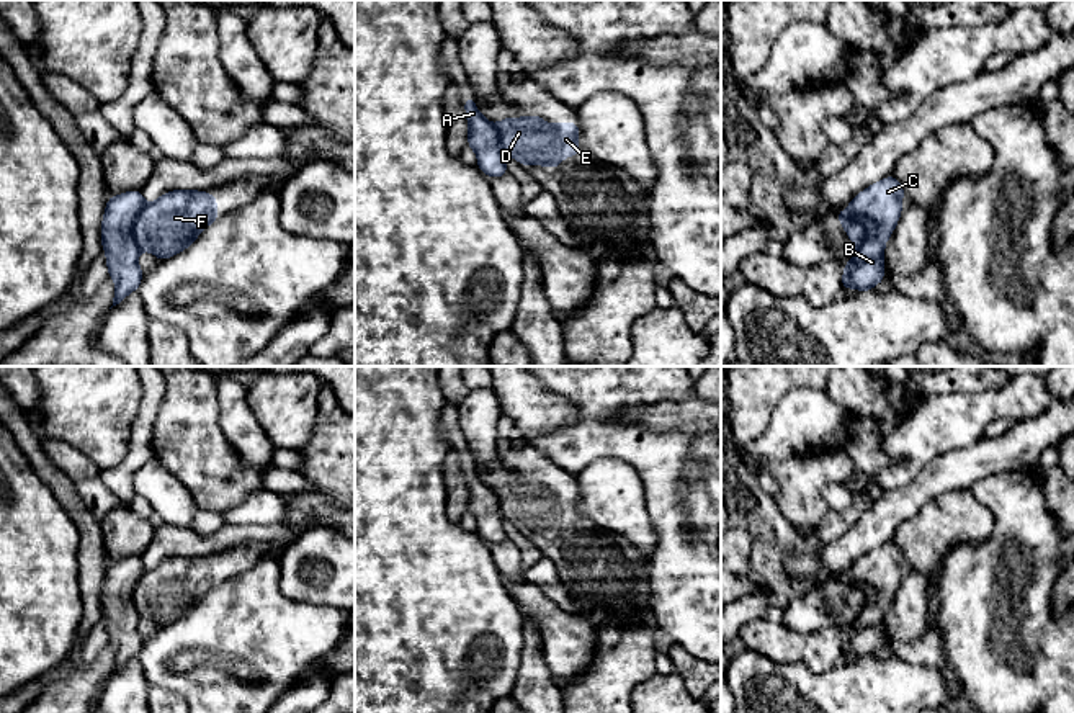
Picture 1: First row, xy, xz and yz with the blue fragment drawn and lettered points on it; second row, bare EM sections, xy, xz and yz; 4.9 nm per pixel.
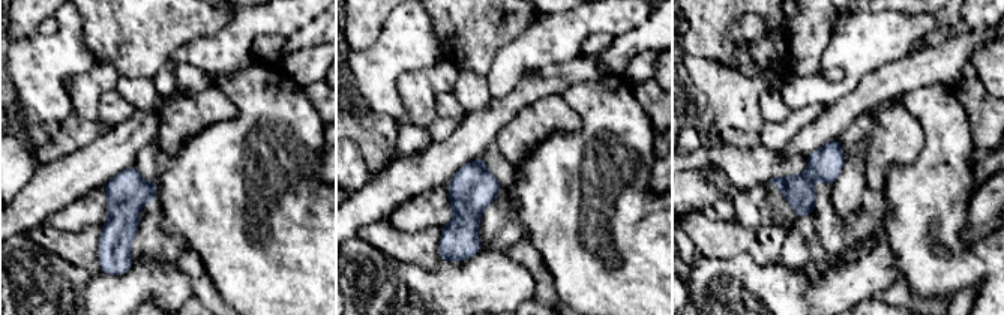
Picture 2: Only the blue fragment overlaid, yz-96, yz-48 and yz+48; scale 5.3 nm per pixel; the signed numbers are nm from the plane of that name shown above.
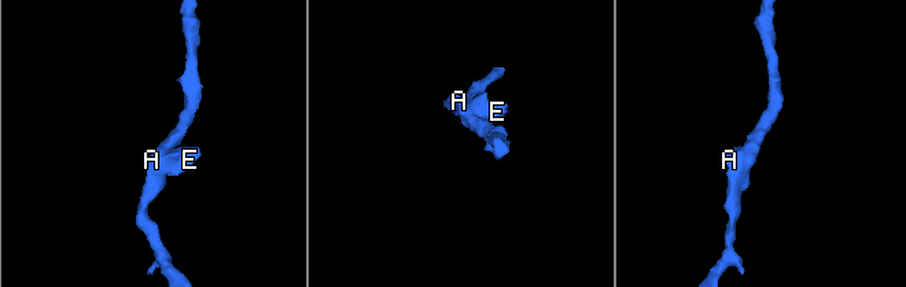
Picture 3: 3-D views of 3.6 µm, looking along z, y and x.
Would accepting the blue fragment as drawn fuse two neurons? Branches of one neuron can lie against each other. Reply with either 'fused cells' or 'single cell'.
fused cells

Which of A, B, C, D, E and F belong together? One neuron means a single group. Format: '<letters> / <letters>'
A B C / D E F

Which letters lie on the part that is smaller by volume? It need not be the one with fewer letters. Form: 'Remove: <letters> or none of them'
Remove: D, E, F

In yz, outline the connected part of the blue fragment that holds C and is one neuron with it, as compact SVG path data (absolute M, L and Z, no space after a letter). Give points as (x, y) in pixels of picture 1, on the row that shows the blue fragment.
M891 175L850 201L847 211L868 226L868 234L855 257L844 267L842 289L870 291L884 280L884 244L902 214L904 195L902 185Z

